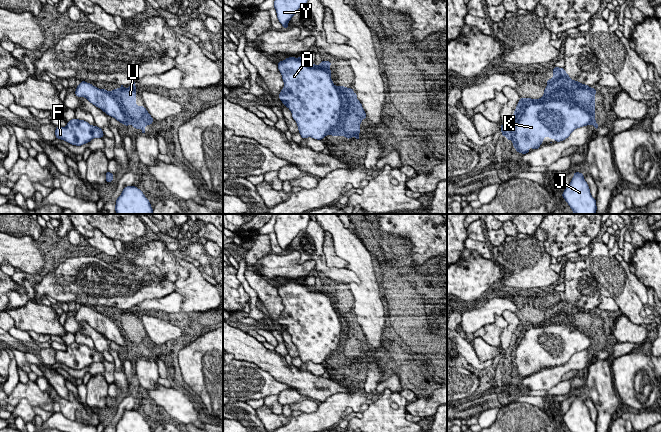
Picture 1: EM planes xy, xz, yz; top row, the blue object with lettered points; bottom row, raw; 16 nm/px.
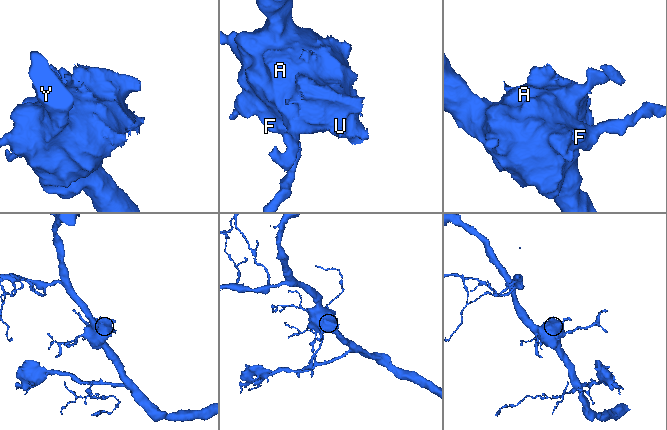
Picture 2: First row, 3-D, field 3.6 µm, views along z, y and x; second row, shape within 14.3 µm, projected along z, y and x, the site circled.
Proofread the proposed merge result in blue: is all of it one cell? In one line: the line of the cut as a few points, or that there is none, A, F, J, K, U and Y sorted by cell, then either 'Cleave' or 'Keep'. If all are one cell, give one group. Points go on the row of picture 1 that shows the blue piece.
No split. Groups: A F J K U Y. Keep

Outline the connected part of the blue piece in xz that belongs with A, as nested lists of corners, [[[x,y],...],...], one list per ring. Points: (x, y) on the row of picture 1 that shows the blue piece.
[[[289,57],[278,62],[278,70],[282,74],[284,87],[279,93],[279,99],[283,105],[288,107],[292,113],[292,118],[296,121],[299,133],[303,139],[312,137],[313,139],[322,140],[325,136],[345,136],[346,139],[355,138],[359,140],[360,124],[363,119],[367,119],[366,112],[362,104],[357,100],[357,94],[353,88],[345,86],[335,86],[331,80],[331,61],[323,61],[317,66],[309,65],[303,58]]]

